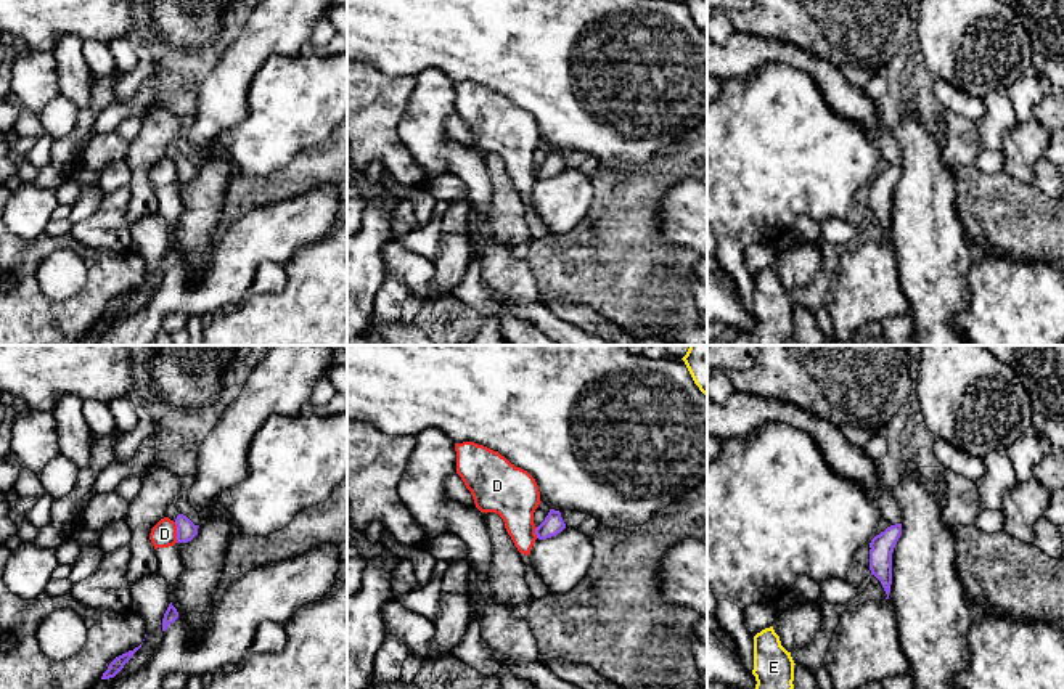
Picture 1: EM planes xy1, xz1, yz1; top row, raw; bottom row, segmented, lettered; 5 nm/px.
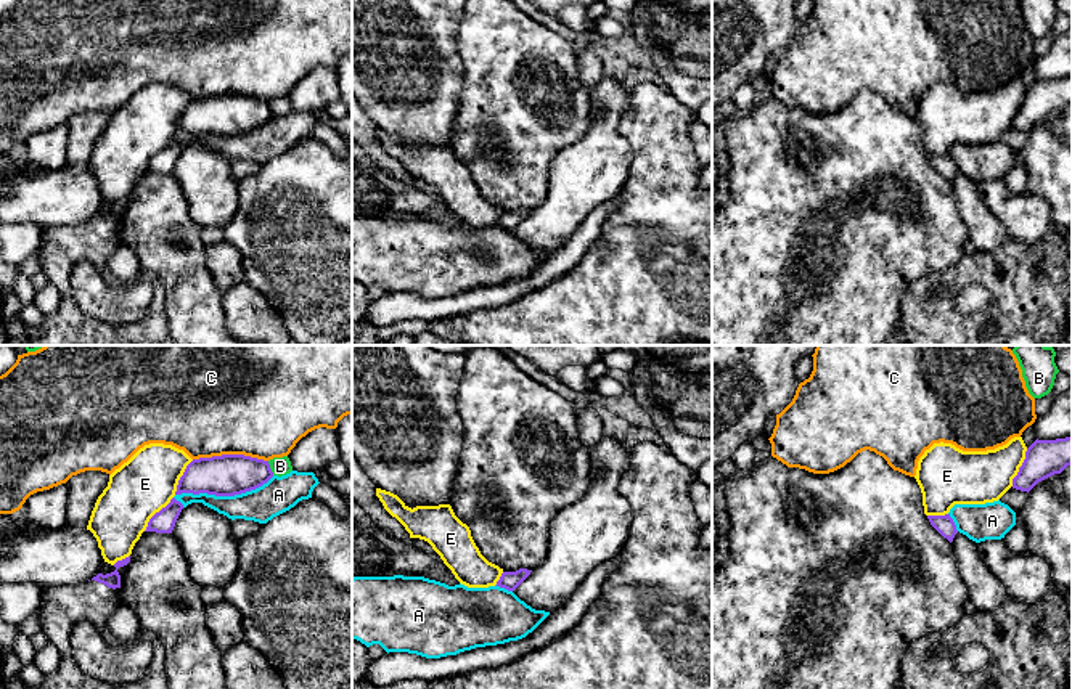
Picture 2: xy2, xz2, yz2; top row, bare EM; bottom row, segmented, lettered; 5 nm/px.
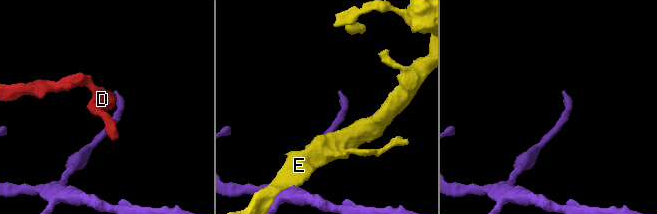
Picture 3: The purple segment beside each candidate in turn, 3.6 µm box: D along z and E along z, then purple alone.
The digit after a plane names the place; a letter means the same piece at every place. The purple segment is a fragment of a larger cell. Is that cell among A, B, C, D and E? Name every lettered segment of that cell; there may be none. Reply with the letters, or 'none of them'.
none of them

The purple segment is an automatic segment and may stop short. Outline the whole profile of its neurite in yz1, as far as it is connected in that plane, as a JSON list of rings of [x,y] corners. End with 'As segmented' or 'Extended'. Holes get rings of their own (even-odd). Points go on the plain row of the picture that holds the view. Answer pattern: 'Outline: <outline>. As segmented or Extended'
Outline: [[[895,164],[876,175],[870,183],[870,210],[871,215],[874,215],[881,222],[887,234],[886,239],[889,239],[892,225],[892,193],[900,175],[902,164]]]. As segmented

